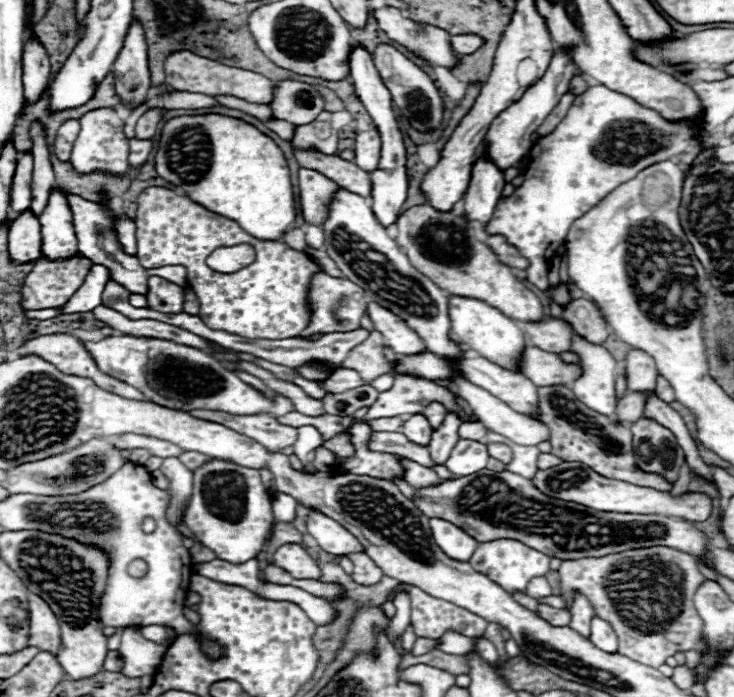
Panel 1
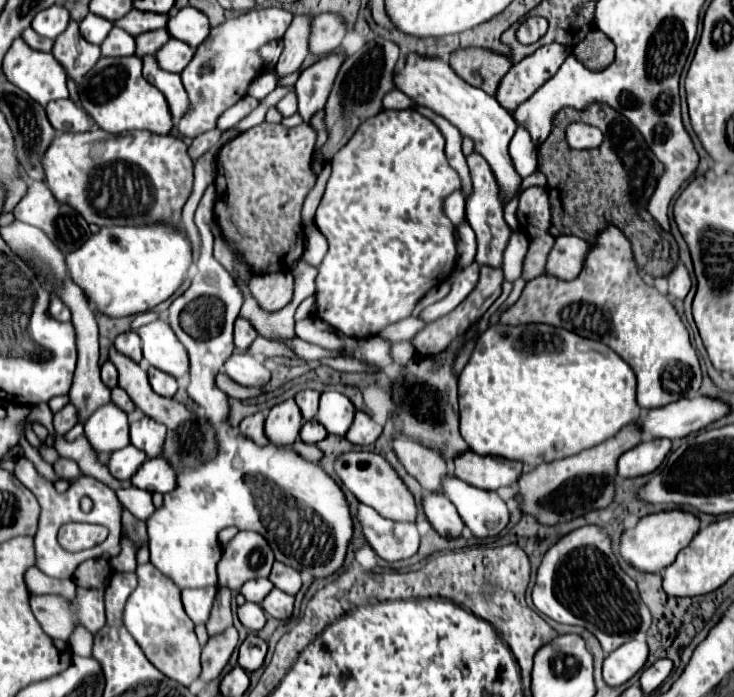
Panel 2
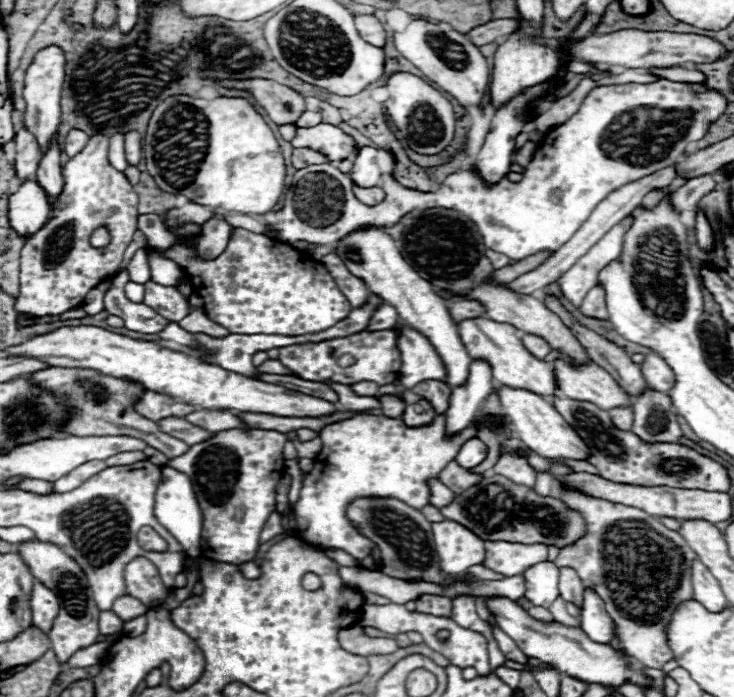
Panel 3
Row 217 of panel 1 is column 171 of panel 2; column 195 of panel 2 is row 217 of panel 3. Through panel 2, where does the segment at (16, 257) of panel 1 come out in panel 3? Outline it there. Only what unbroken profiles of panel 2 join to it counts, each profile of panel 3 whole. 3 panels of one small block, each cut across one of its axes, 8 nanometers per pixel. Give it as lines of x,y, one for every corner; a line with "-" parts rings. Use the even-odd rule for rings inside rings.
24,182
16,194
10,196
10,226
20,232
20,236
34,236
48,220
48,198
44,196
42,186
34,182

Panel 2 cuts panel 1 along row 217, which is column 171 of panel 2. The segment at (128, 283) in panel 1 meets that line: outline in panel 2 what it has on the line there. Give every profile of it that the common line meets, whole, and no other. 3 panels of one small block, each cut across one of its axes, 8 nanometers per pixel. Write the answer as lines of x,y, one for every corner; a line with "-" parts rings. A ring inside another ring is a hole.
152,54
142,56
142,62
144,62
144,78
166,96
170,114
174,118
180,118
188,110
188,96
182,86
180,74
170,74
170,72
162,70

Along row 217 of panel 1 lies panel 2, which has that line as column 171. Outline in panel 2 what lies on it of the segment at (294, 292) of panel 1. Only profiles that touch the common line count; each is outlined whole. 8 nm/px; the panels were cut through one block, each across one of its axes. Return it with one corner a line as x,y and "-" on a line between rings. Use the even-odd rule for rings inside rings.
102,130
92,132
58,132
42,158
46,184
54,192
54,198
76,208
88,224
98,226
134,226
166,220
180,226
180,212
192,192
192,168
194,162
188,156
188,146
182,138
170,134
150,134
138,130
134,134
108,134

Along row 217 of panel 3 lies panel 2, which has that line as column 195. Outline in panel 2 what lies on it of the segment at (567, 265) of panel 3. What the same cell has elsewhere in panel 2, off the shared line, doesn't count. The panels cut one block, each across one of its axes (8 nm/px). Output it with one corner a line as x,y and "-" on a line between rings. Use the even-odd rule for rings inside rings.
214,586
198,588
198,590
182,590
184,610
194,624
206,624
214,604
214,596
216,596

